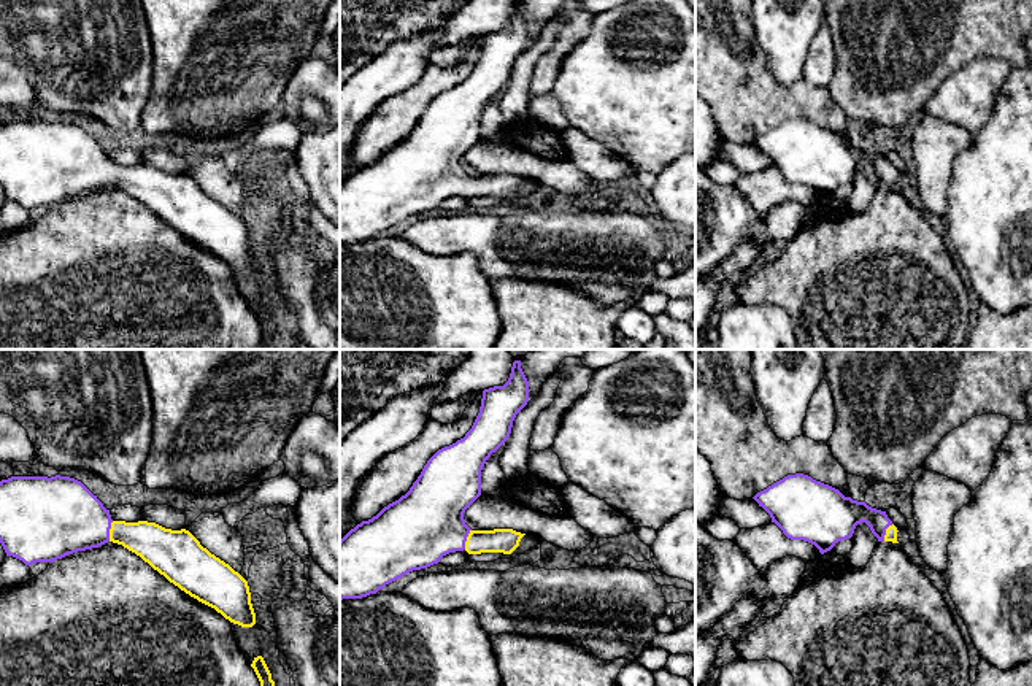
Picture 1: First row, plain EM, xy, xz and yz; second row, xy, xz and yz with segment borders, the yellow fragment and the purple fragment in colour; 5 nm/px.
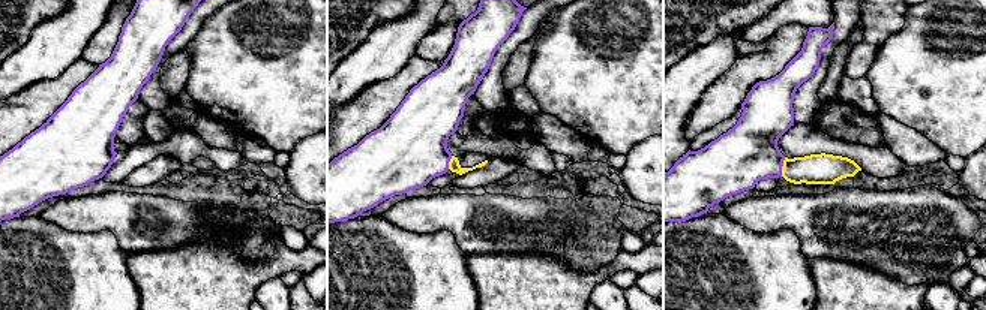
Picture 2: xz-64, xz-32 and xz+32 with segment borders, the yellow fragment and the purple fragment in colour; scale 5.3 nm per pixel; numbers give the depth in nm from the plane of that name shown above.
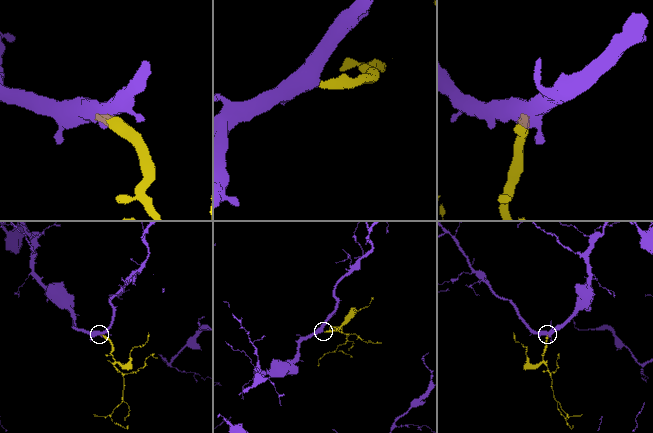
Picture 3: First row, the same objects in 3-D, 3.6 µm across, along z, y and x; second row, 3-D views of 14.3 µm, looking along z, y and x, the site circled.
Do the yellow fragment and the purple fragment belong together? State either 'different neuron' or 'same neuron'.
same neuron

